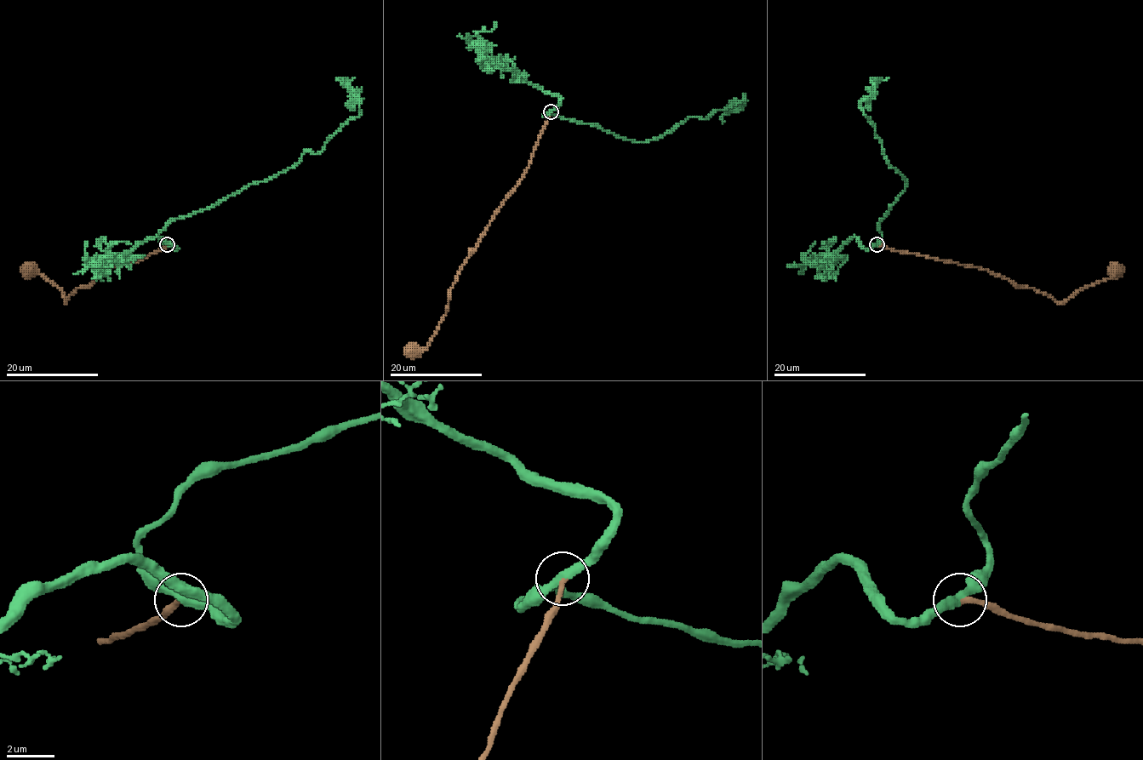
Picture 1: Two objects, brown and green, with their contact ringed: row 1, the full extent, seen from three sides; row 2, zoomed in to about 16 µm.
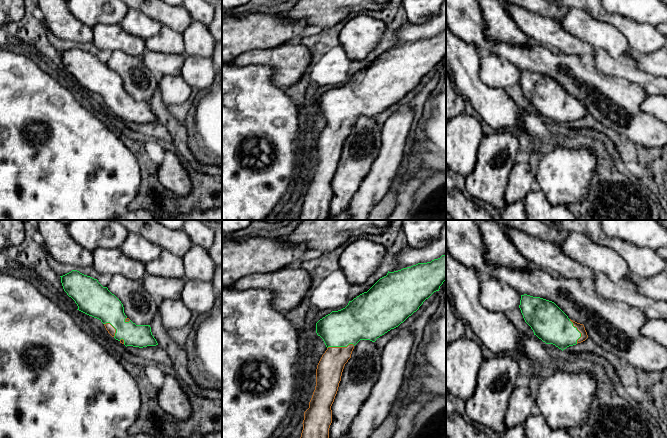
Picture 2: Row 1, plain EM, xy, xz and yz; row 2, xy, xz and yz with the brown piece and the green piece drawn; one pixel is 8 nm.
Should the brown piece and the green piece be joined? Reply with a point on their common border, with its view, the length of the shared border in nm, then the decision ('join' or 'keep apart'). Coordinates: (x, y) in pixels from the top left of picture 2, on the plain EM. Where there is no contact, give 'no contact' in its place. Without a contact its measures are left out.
contact xz (340, 123); length 220 nm; join

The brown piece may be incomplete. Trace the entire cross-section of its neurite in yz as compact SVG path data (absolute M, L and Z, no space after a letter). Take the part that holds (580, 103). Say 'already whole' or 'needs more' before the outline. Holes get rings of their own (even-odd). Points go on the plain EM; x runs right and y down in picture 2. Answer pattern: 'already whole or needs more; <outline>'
needs more; M524 70L519 84L534 111L562 127L588 114L584 101L569 95L552 77Z

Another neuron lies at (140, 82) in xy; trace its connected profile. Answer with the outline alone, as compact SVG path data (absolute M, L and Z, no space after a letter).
M114 50L107 64L121 77L125 91L136 101L150 101L158 89L159 76L145 65L142 56Z

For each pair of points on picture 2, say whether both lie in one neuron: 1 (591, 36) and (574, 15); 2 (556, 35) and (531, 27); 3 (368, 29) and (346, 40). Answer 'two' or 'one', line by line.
1: one
2: one
3: one

